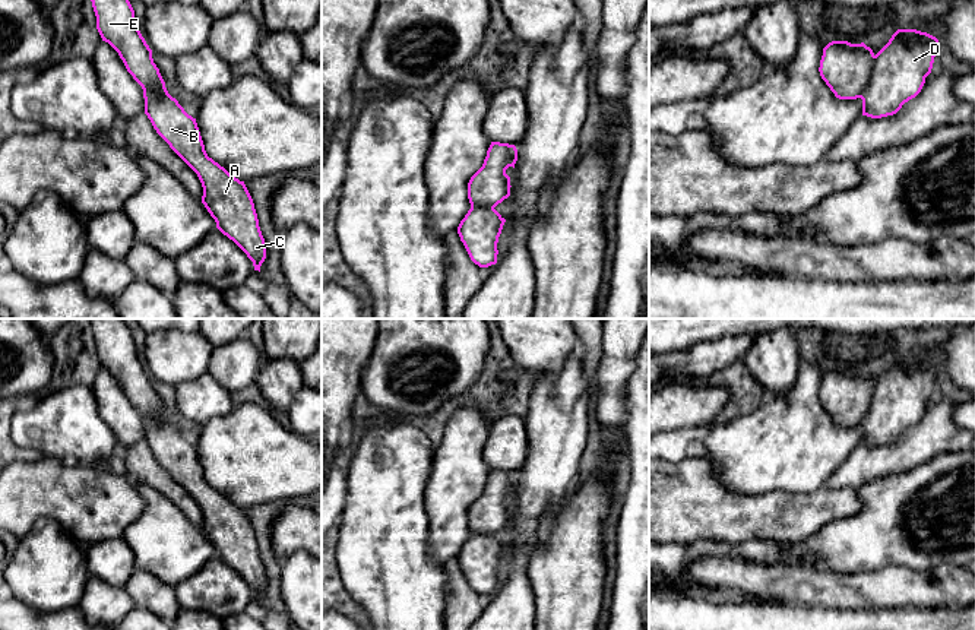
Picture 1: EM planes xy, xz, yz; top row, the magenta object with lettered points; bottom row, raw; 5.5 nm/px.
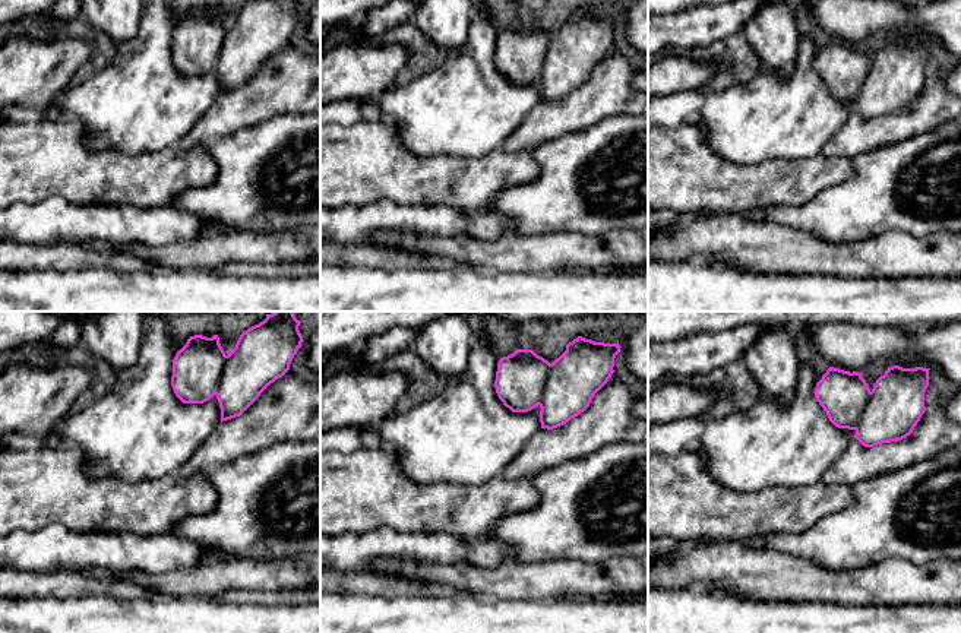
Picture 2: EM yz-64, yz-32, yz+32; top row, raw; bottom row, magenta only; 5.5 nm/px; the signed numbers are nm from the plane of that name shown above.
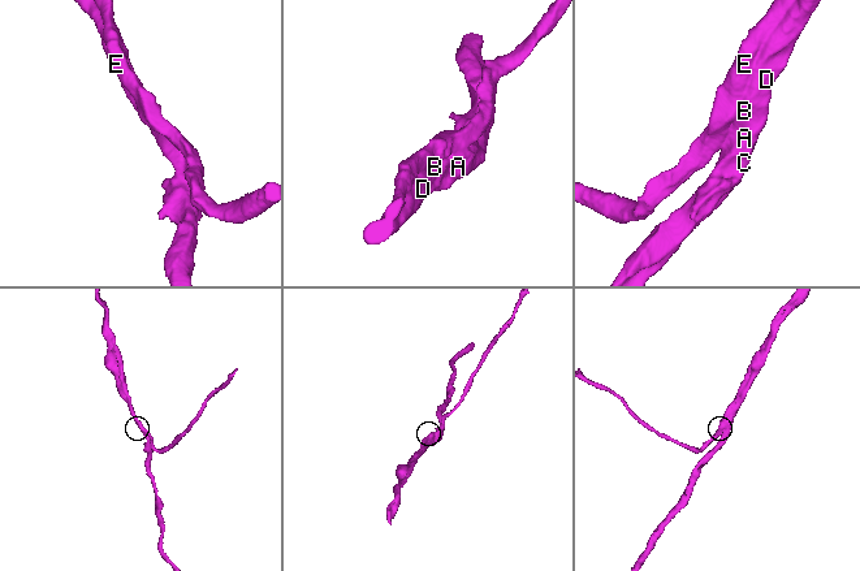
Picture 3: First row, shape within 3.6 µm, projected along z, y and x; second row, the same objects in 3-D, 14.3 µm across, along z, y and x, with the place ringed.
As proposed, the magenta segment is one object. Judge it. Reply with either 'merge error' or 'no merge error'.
no merge error

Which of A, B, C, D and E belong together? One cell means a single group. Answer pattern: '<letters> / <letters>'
A B C D E

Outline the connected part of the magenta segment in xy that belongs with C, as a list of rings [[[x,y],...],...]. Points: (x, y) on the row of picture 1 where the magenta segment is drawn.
[[[91,0],[96,16],[96,29],[102,41],[108,42],[123,60],[127,72],[142,86],[145,98],[145,114],[151,120],[156,133],[170,145],[170,148],[197,174],[203,196],[202,203],[216,222],[216,228],[232,240],[253,262],[254,270],[260,272],[260,266],[266,259],[266,243],[262,235],[253,199],[244,184],[224,167],[208,156],[205,145],[196,123],[184,108],[172,98],[159,69],[153,63],[152,50],[142,37],[134,10],[129,0]]]

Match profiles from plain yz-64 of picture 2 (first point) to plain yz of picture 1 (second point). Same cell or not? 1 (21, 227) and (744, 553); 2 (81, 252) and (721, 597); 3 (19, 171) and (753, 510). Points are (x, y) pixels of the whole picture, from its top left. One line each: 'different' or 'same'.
1: same
2: same
3: same

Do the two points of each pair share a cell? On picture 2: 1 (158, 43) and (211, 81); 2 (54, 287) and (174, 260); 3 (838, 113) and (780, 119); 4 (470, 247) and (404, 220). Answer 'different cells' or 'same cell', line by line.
1: same cell
2: different cells
3: same cell
4: different cells

